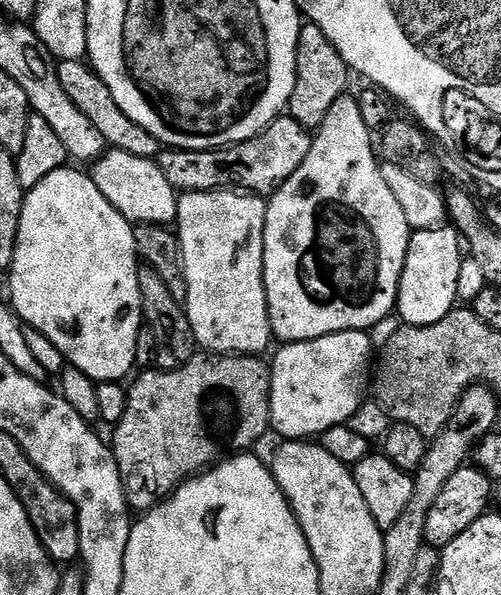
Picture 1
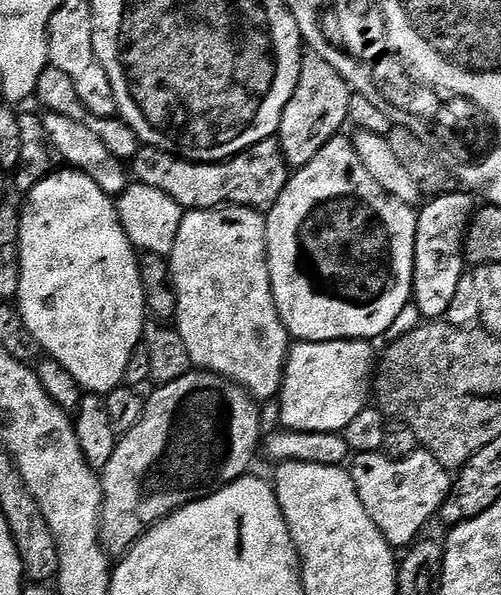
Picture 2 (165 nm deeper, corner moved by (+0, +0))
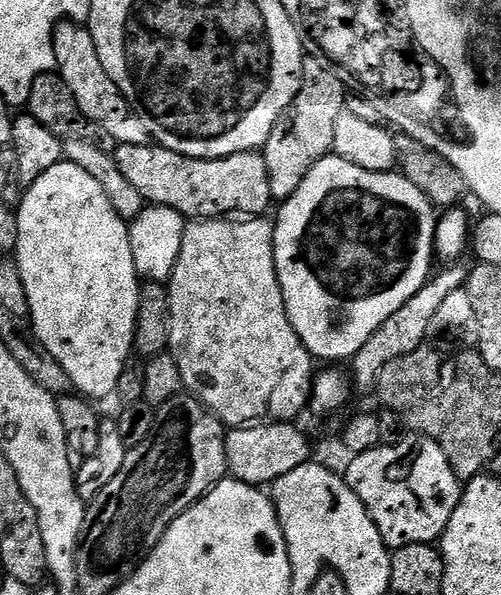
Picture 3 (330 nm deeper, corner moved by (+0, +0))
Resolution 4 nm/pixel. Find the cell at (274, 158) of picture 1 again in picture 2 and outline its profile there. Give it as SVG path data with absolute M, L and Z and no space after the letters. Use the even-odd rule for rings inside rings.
M276 138L258 142L247 152L240 152L228 160L211 162L182 160L175 152L142 146L130 162L130 172L135 183L154 186L154 190L170 194L170 198L185 210L221 206L268 210L282 194L290 175L282 146Z

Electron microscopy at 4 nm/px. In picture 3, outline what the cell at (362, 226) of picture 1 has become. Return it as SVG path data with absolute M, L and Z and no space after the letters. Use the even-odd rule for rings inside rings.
M335 154L324 156L279 208L280 213L274 216L274 258L286 314L317 361L351 361L370 342L374 330L428 283L434 265L437 209L399 171L362 170Z

